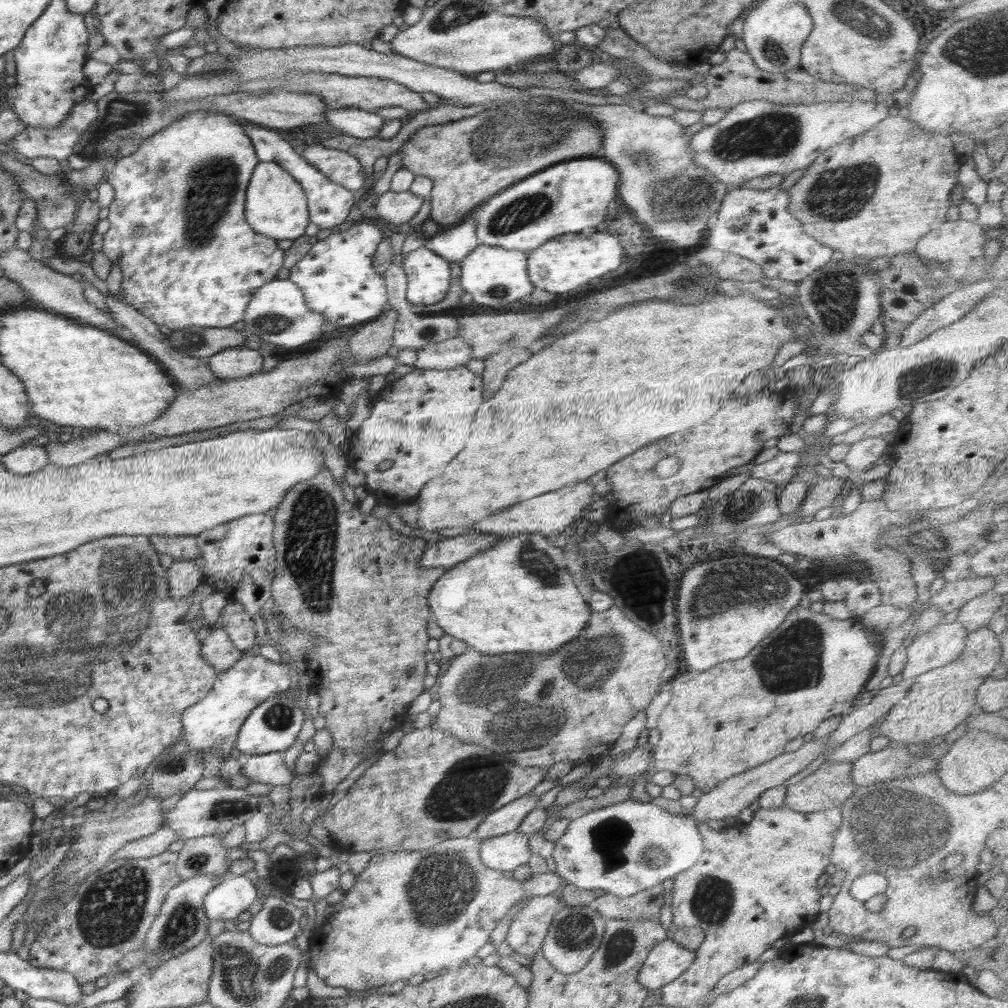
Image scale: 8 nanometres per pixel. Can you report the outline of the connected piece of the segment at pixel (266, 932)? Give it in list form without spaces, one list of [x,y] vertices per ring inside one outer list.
[[[276,894],[265,900],[262,909],[248,922],[252,938],[263,945],[293,943],[301,933],[300,920],[303,911]]]

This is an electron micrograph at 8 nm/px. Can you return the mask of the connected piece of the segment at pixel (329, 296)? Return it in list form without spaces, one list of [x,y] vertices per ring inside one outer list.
[[[360,220],[348,230],[334,232],[316,242],[310,252],[290,269],[288,279],[302,289],[306,305],[326,315],[329,329],[352,326],[382,314],[388,306],[384,276],[374,268],[377,247],[384,238],[377,221]]]

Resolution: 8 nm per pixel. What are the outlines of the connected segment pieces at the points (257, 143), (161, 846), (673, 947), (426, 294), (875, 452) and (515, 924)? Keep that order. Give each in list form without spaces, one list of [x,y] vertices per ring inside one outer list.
[[[245,128],[247,136],[251,139],[259,162],[275,162],[287,170],[302,185],[307,196],[307,208],[310,221],[314,222],[320,229],[333,228],[348,222],[352,218],[352,210],[355,210],[357,194],[348,188],[339,185],[337,182],[328,180],[328,177],[314,165],[310,164],[302,155],[297,154],[296,150],[290,146],[286,140],[280,138],[276,132],[268,128]]]
[[[161,827],[154,834],[138,838],[138,842],[130,840],[130,844],[118,849],[108,863],[118,859],[150,858],[150,856],[156,856],[156,854],[166,851],[168,846],[174,844],[178,838],[179,834],[170,828]]]
[[[670,937],[664,939],[648,953],[638,971],[637,982],[651,991],[661,989],[694,962],[696,952],[697,949],[686,949]]]
[[[425,246],[408,253],[401,264],[407,275],[406,298],[416,308],[440,302],[450,286],[449,261]]]
[[[866,437],[860,441],[854,441],[850,450],[842,460],[852,475],[860,476],[866,471],[866,466],[874,463],[886,449],[887,443],[882,437]]]
[[[558,893],[532,897],[513,916],[505,939],[512,950],[534,960],[534,953],[542,950],[542,941],[546,938],[548,927],[554,915],[567,905]]]

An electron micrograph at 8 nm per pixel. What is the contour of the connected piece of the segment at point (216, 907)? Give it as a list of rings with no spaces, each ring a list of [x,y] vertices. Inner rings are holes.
[[[230,875],[224,878],[204,897],[203,906],[206,918],[230,920],[256,902],[260,890],[254,881],[245,875]]]

